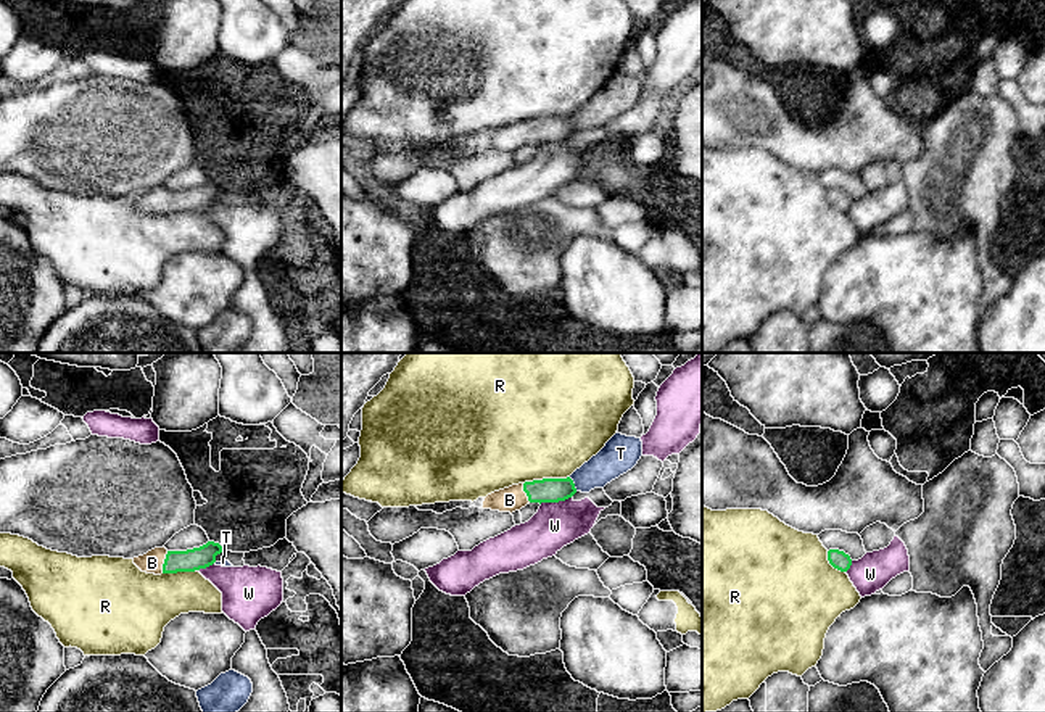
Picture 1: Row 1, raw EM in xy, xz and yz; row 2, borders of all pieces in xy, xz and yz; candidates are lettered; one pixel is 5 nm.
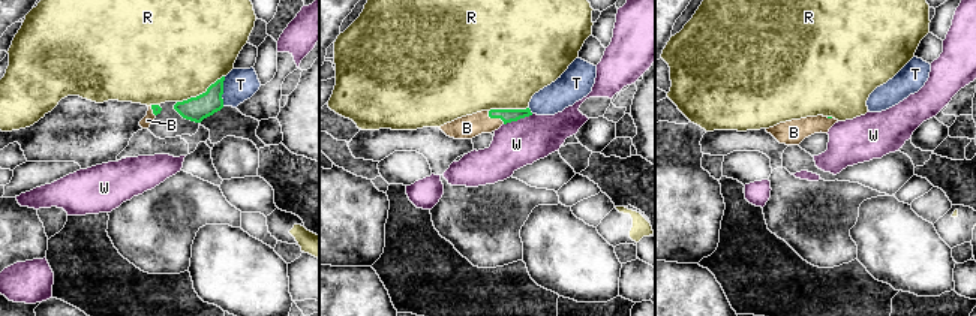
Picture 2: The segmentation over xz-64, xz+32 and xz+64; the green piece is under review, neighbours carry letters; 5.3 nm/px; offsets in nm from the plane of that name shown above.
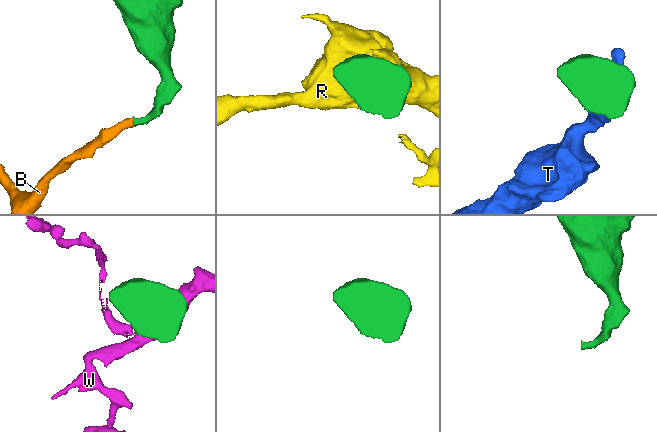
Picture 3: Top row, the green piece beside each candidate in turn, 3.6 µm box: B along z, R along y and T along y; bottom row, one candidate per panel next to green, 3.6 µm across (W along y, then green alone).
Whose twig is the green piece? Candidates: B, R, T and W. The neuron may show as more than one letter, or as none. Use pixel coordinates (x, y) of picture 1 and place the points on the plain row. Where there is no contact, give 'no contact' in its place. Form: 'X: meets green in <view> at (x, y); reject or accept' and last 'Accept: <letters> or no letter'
B: meets green in xy at (165, 202); accept
R: meets green in xz at (546, 118); reject
T: meets green in xz at (574, 123); reject
W: meets green in xz at (554, 140); reject
Accept: B

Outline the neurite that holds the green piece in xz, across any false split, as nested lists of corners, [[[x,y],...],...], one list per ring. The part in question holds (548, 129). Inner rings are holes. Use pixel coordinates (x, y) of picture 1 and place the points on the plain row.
[[[570,116],[543,118],[494,130],[485,137],[481,147],[512,153],[530,142],[559,142],[572,137],[575,132],[576,127]]]

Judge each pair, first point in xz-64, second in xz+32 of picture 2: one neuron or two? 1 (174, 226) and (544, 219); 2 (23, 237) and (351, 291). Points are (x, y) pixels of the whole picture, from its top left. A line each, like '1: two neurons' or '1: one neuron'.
1: two neurons
2: two neurons

